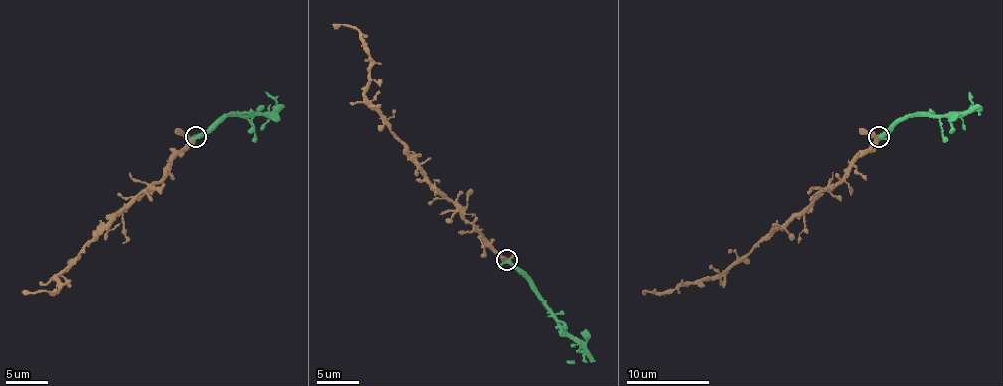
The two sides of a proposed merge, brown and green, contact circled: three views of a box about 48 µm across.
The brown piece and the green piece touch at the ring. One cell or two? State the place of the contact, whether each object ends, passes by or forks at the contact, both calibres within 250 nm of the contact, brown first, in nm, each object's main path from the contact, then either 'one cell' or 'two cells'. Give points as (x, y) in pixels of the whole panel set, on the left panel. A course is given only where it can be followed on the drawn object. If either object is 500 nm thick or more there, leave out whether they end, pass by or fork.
place (196, 137); brown forks; green passes by; calibres 320 and 280 nm; course brown (196, 137), (171, 160), (171, 166), (159, 181), (148, 185), (55, 279), (59, 283), (57, 289), (21, 291); course green (196, 137), (223, 116), (269, 114), (275, 104), (265, 91); one cell

